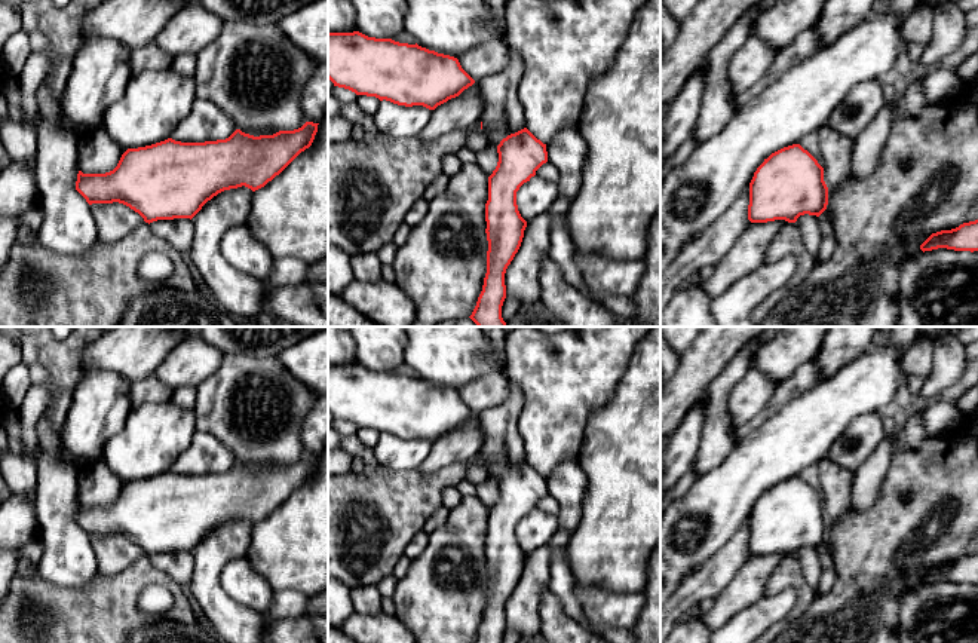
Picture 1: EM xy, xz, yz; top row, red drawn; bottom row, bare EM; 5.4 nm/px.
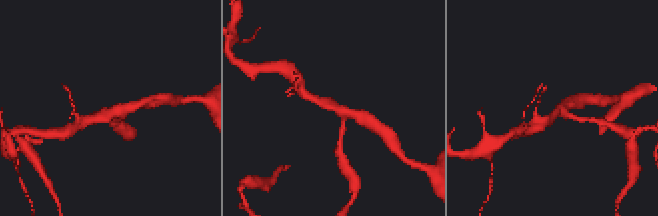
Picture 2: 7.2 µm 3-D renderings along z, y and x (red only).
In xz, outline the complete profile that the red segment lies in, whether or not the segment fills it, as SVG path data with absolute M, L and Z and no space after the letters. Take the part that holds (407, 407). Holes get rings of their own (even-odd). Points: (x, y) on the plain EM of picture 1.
M359 364L328 365L328 411L356 428L429 443L475 416L454 389Z

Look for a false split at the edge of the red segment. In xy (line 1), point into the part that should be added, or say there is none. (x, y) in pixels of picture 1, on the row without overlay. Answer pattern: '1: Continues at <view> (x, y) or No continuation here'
1: No continuation here

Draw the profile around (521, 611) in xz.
M559 527L546 545L527 555L521 579L505 606L506 630L513 630L522 640L540 639L539 606L549 588L552 554L564 548L570 536L568 530Z

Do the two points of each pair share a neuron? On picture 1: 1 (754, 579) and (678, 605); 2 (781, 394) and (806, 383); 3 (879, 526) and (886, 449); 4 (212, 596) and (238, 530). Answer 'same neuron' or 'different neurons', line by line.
1: different neurons
2: same neuron
3: different neurons
4: same neuron

